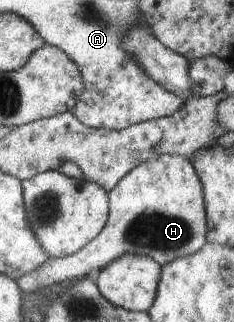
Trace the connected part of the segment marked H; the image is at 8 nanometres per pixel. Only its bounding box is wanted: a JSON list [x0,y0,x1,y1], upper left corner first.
[17,154,208,294]

